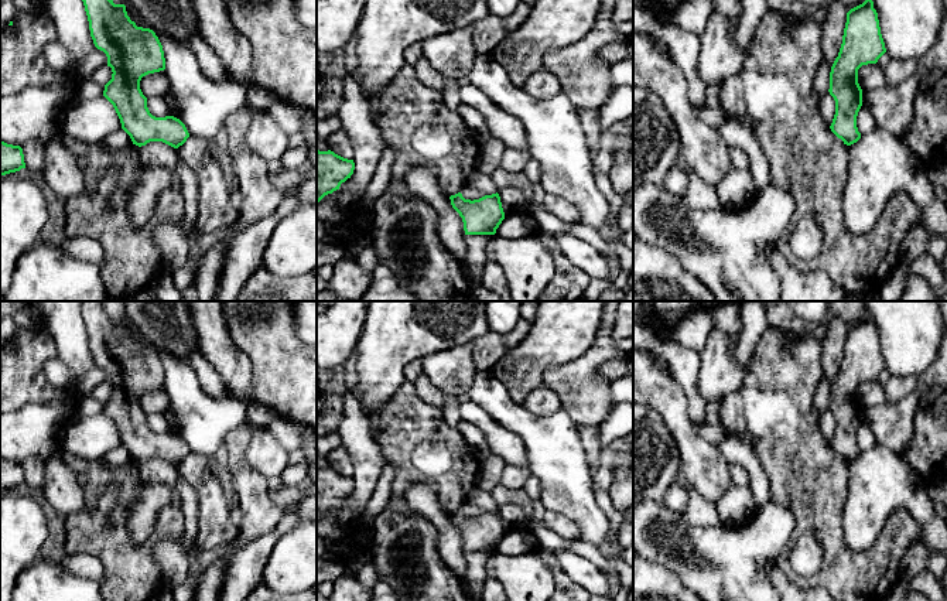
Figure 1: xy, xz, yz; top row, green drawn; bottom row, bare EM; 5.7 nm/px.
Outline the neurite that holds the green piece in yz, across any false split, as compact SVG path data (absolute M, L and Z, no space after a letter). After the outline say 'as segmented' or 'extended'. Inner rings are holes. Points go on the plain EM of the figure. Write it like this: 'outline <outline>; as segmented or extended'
outline M868 314L862 321L847 329L842 361L830 389L830 412L835 417L831 448L851 462L861 455L857 433L862 423L862 406L858 386L876 380L886 369L881 351L878 329Z; as segmented

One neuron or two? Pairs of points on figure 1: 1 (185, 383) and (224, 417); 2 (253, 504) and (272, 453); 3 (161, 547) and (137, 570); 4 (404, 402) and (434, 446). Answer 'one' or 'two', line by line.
1: one
2: two
3: two
4: one

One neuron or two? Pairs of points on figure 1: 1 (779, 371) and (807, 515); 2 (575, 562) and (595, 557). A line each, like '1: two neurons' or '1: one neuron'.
1: one neuron
2: two neurons

